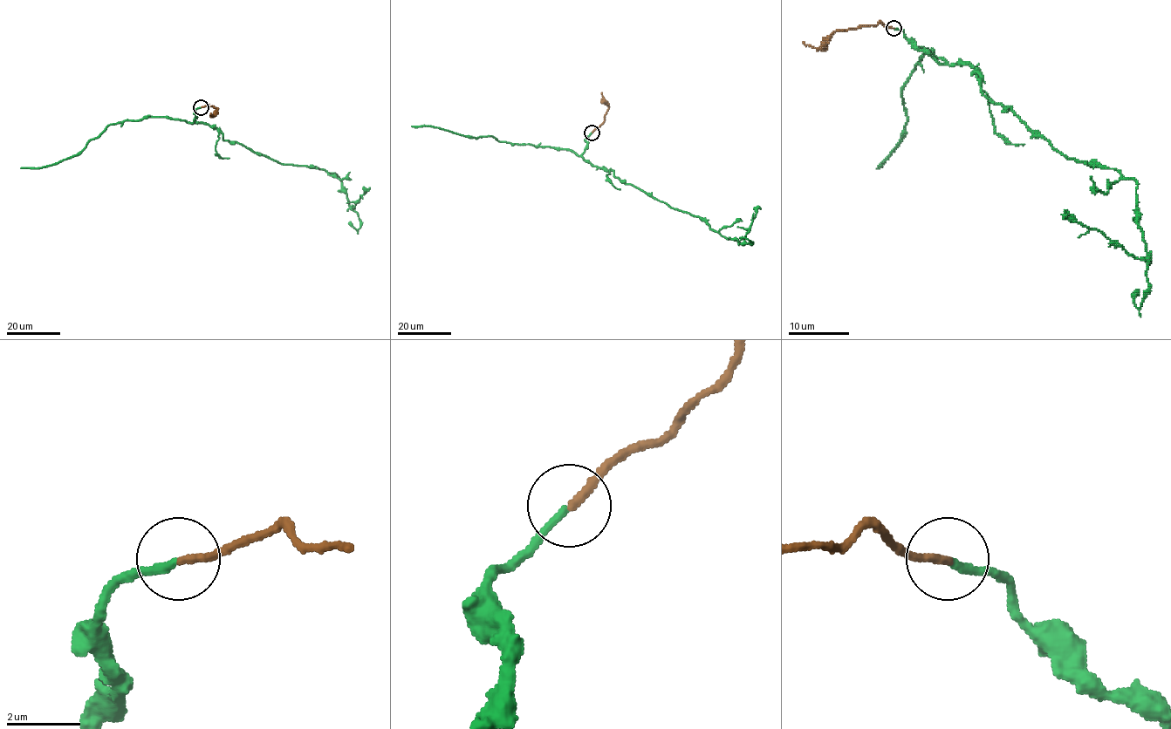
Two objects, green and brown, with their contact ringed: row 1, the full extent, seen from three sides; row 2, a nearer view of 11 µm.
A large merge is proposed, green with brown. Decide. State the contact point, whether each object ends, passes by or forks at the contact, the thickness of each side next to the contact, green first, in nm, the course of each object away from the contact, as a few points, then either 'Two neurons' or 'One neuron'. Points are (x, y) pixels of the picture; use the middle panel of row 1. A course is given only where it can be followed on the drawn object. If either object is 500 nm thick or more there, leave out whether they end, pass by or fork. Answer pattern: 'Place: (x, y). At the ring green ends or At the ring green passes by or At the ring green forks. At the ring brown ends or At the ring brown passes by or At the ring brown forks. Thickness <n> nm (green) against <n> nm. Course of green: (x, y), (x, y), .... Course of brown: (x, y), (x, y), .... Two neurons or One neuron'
Place: (592, 132). At the ring green ends. At the ring brown ends. Thickness 200 nm (green) against 200 nm. Course of green: (592, 132), (582, 157), (674, 208), (698, 215), (728, 239), (743, 242), (761, 209). Course of brown: (592, 132), (603, 122), (608, 108), (601, 92). One neuron

